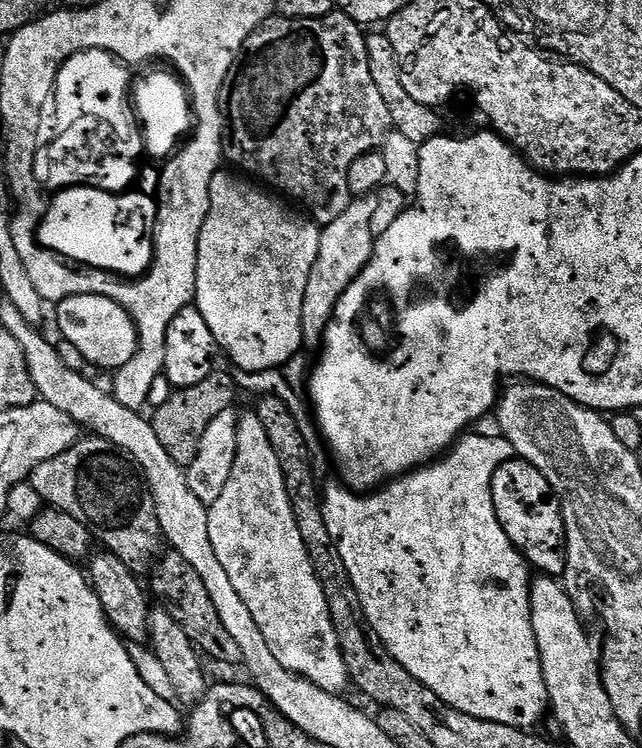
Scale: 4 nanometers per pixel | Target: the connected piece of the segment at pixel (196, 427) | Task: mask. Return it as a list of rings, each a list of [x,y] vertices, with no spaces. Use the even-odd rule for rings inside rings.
[[[214,370],[202,382],[195,386],[177,388],[166,402],[162,402],[160,408],[151,413],[152,429],[158,434],[158,442],[162,442],[163,448],[181,466],[187,466],[194,462],[194,458],[200,449],[202,434],[206,434],[206,426],[218,418],[218,414],[229,411],[236,400],[236,384],[228,372]]]

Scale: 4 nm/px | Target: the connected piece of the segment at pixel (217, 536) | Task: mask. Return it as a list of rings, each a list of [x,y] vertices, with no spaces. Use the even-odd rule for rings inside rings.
[[[248,410],[236,421],[234,466],[222,498],[209,507],[208,525],[210,546],[214,546],[218,562],[222,562],[230,582],[234,582],[238,598],[254,614],[254,622],[258,622],[258,630],[262,630],[270,650],[274,650],[274,658],[314,686],[343,693],[343,688],[349,687],[350,677],[326,606],[326,594],[310,562],[306,542],[298,534],[278,454],[274,454],[274,446],[270,446],[270,438],[266,438],[255,411]]]

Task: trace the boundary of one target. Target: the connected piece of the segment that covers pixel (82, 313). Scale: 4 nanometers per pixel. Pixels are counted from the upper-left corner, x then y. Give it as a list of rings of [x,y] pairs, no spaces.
[[[82,294],[64,297],[55,308],[56,324],[61,332],[59,335],[70,342],[70,346],[75,346],[93,369],[118,370],[134,358],[138,347],[136,323],[132,320],[132,315],[118,302],[98,294]]]

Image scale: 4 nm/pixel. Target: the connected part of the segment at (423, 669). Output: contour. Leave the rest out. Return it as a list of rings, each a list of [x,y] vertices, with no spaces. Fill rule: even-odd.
[[[464,434],[456,443],[439,458],[383,485],[371,494],[357,494],[343,483],[335,482],[322,492],[326,530],[330,530],[330,538],[334,538],[334,546],[338,546],[338,554],[342,554],[342,562],[346,562],[346,570],[350,574],[350,582],[354,582],[354,590],[362,602],[362,610],[368,619],[368,625],[378,634],[378,638],[389,654],[396,659],[418,682],[430,686],[442,702],[454,706],[454,710],[462,710],[462,714],[470,714],[474,718],[482,718],[490,722],[502,722],[506,726],[535,729],[536,723],[549,711],[548,691],[542,674],[542,662],[538,654],[538,642],[534,638],[532,625],[532,607],[530,606],[529,584],[530,565],[521,552],[510,542],[506,530],[502,530],[502,522],[492,509],[492,479],[496,471],[514,453],[510,442],[503,436],[484,438],[475,434]]]

